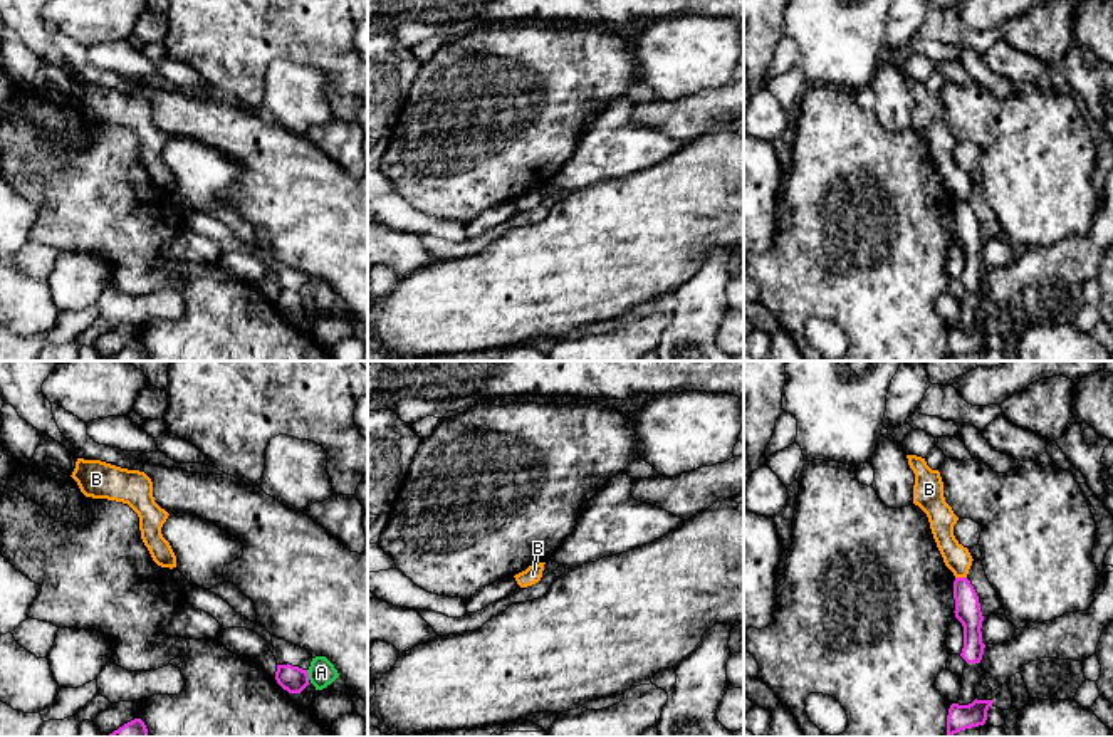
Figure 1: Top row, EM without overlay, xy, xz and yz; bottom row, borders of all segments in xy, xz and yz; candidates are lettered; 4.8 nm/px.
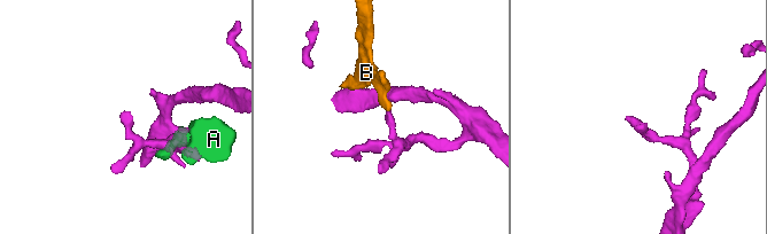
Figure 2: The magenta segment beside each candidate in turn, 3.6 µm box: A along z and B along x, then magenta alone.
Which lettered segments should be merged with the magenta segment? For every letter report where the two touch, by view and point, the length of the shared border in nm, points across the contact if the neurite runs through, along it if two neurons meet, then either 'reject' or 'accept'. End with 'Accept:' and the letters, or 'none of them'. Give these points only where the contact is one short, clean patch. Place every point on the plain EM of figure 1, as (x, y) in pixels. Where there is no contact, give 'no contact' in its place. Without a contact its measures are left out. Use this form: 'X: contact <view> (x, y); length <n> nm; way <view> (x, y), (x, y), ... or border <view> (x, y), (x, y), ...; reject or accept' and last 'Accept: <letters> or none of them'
A: contact xy (308, 299); length 50 nm; border xy (306, 294), (309, 303); reject
B: contact yz (961, 202); length 60 nm; border yz (956, 200), (966, 202); reject
Accept: none of them

